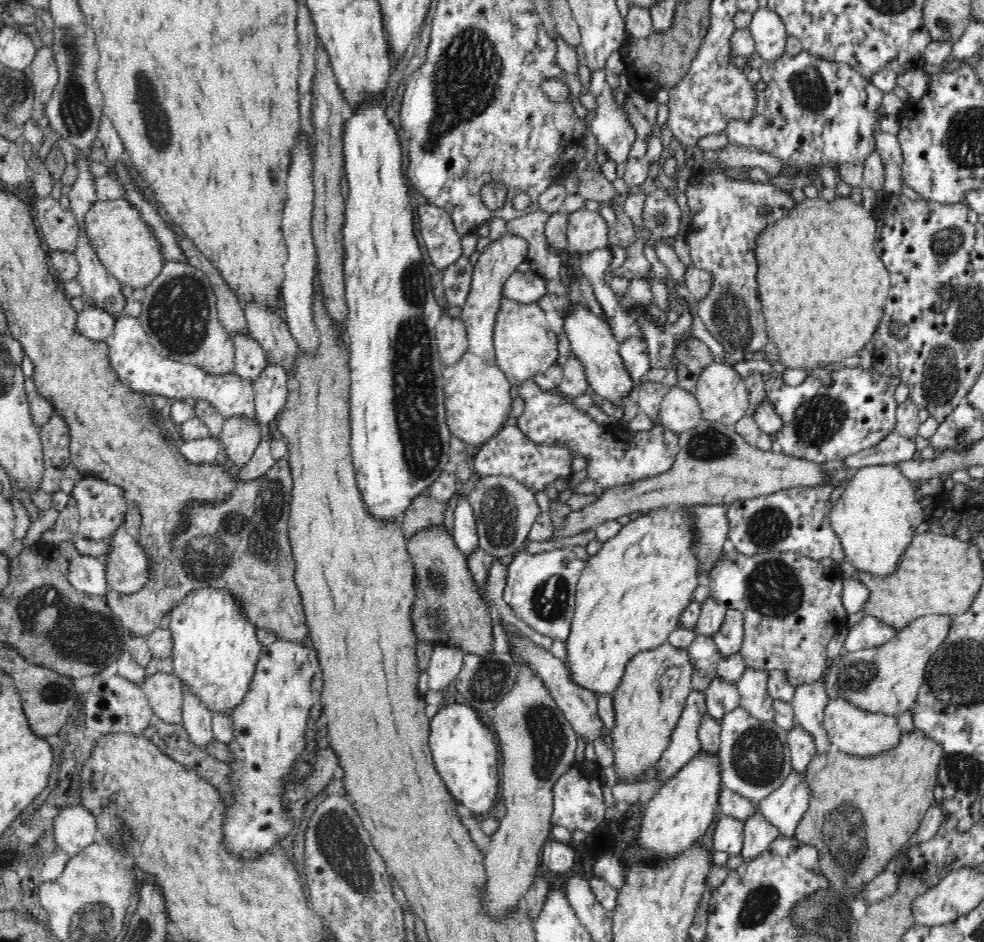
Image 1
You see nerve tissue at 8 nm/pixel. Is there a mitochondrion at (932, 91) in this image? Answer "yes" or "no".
no

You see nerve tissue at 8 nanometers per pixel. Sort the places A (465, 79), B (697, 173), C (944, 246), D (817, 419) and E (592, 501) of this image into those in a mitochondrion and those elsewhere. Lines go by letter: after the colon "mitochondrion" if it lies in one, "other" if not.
A: mitochondrion
B: other
C: mitochondrion
D: mitochondrion
E: other

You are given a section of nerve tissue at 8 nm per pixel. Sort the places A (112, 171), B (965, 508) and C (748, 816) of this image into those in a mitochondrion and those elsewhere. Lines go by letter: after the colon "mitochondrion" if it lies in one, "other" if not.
A: other
B: other
C: other

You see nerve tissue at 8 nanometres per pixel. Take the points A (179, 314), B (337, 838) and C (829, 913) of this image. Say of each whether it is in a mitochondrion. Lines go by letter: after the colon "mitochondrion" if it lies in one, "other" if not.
A: mitochondrion
B: mitochondrion
C: mitochondrion

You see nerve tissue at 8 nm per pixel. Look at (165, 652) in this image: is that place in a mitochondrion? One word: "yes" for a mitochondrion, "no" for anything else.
no

